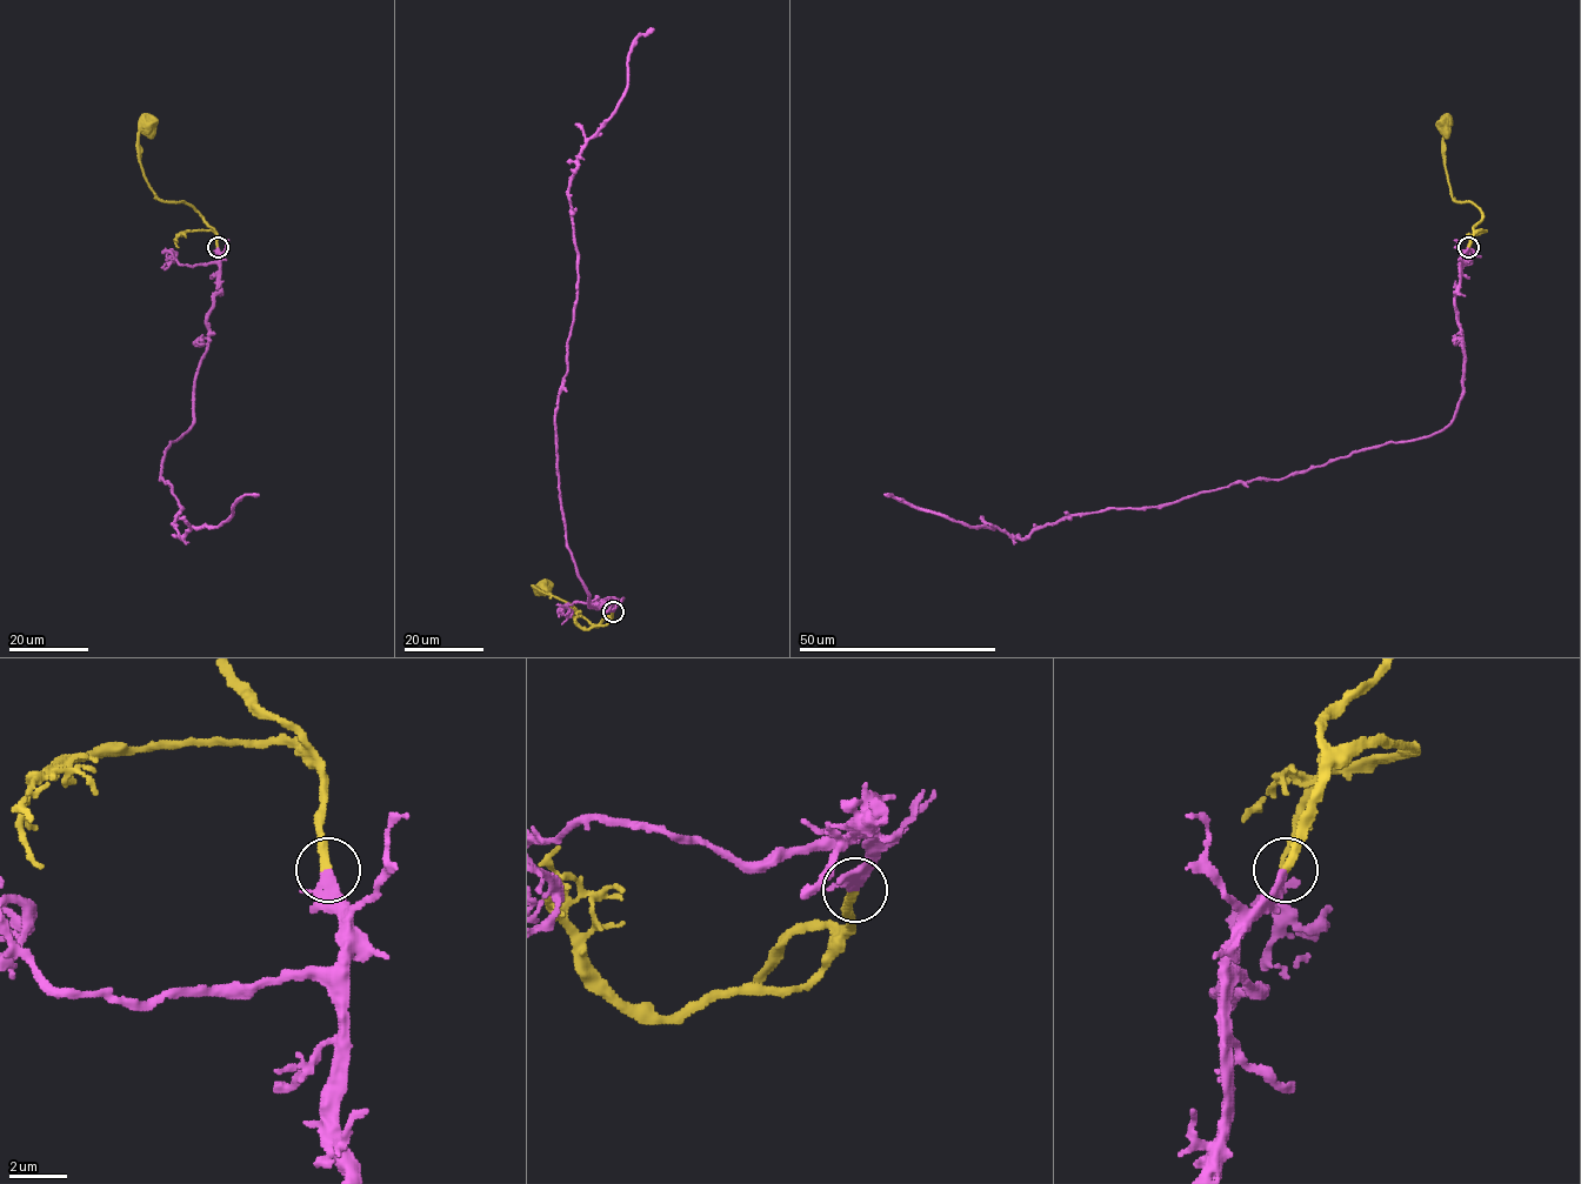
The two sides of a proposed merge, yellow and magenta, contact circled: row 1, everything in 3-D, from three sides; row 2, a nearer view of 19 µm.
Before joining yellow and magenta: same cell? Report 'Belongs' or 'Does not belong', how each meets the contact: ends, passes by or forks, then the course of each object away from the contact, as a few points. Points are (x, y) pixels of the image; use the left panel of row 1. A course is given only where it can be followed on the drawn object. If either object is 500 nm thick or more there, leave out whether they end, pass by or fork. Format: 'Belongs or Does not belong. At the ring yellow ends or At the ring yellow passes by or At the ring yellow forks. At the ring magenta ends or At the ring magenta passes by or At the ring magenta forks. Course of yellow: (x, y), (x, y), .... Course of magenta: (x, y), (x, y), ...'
Belongs. At the ring yellow ends. At the ring magenta passes by. Course of yellow: (218, 248), (217, 233), (199, 213), (184, 202), (160, 200), (146, 180), (138, 149), (138, 132), (145, 122). Course of magenta: (218, 248), (194, 422), (168, 446), (159, 480), (182, 508), (173, 523), (182, 537), (259, 495)

